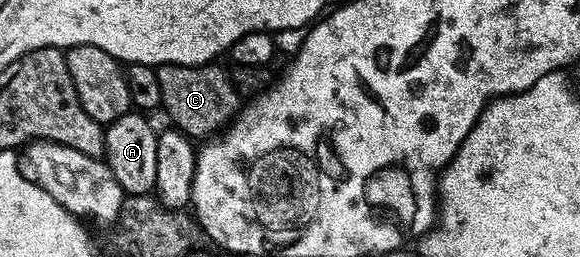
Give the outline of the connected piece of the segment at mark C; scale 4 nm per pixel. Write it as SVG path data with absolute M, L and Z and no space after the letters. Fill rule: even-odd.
M163 63L157 67L162 110L190 138L199 139L218 132L240 108L241 100L232 81L217 66L215 63L201 67Z

